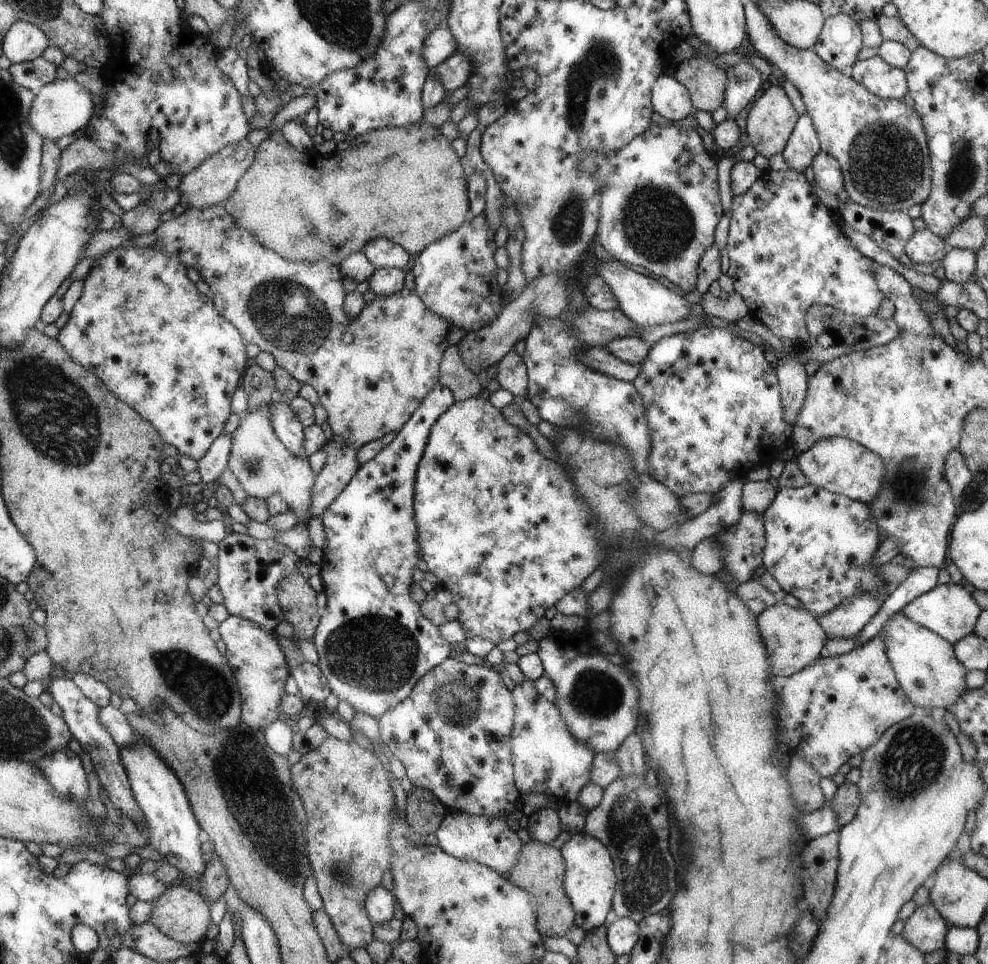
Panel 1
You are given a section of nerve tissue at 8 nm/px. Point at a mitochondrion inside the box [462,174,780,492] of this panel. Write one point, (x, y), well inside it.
(658, 225)

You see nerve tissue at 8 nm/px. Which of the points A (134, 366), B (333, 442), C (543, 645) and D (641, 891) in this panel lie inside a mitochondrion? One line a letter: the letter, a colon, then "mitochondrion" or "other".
A: other
B: other
C: other
D: mitochondrion

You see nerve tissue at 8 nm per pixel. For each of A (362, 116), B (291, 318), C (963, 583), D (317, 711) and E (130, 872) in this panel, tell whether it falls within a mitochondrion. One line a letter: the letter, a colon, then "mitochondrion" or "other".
A: other
B: mitochondrion
C: other
D: other
E: other

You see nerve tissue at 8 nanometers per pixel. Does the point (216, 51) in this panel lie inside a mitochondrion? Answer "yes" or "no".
no

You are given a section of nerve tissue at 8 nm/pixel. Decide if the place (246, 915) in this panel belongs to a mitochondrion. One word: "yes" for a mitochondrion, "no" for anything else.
no

